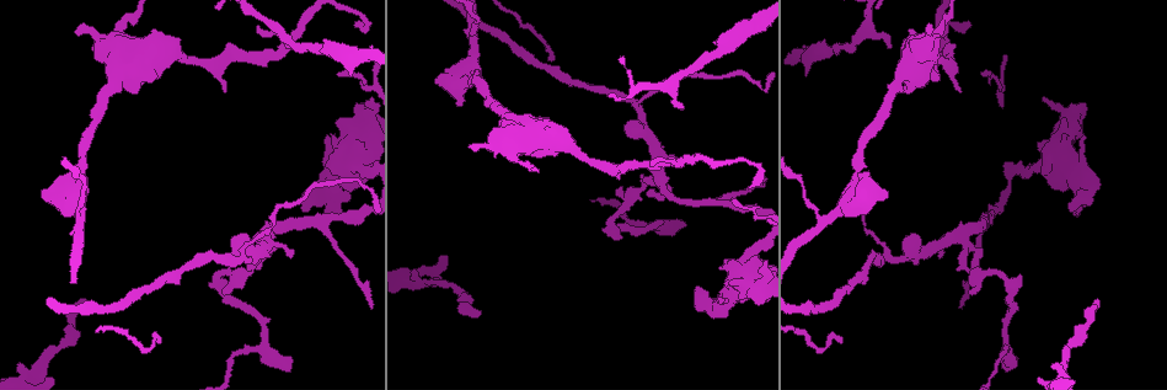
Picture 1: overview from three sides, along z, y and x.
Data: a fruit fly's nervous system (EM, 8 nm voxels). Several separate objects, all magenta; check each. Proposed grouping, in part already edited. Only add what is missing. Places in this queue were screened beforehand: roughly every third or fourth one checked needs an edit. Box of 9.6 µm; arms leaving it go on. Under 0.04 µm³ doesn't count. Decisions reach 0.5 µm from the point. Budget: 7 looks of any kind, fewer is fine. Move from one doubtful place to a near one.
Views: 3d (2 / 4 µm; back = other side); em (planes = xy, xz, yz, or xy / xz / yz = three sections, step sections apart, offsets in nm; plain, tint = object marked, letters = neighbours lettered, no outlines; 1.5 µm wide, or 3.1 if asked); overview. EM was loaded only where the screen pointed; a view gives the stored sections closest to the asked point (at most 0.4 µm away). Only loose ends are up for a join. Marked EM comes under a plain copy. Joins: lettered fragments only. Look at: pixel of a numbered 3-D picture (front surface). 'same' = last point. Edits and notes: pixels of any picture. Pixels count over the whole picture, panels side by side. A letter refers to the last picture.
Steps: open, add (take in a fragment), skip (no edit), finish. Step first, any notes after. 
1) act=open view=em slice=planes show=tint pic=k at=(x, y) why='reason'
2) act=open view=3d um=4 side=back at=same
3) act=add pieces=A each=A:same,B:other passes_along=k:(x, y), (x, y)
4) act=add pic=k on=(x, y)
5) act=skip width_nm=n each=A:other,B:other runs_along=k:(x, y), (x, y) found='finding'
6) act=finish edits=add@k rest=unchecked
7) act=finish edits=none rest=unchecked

act=open view=em slice=planes show=letters pic=1 at=(290, 371) why='free end'

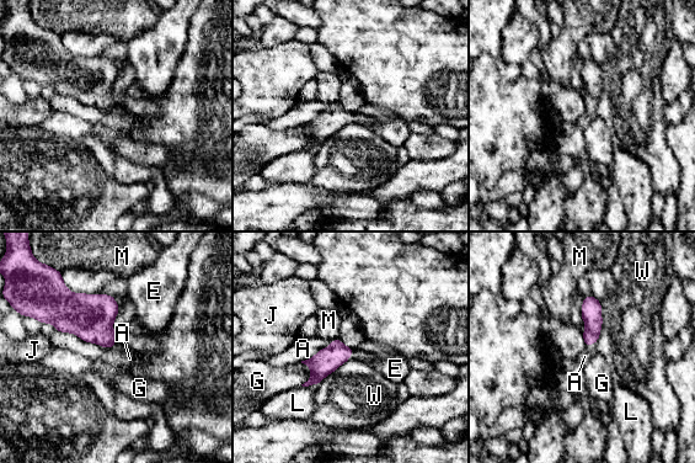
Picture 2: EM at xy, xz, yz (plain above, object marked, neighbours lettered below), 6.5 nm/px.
act=skip longest_contact=A:380nm each=A:other,E:other,G:other,J:other,L:other,M:other,W:other border=2:(55, 330), (111, 349) found='no lettered fragment goes on from it'

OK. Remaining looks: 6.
act=open view=em slice=planes show=letters pic=1 at=(938, 255) why='branch stops here'

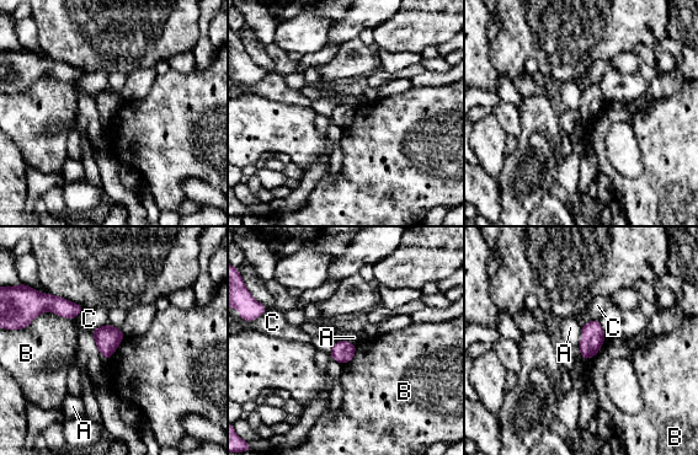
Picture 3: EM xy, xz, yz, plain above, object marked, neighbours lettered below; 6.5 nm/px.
act=skip width_nm=140 each=A:other,B:other,C:other found='none of them fits'

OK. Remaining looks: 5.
act=open view=3d um=4 pic=1 at=(961, 93) why='branch stops here'

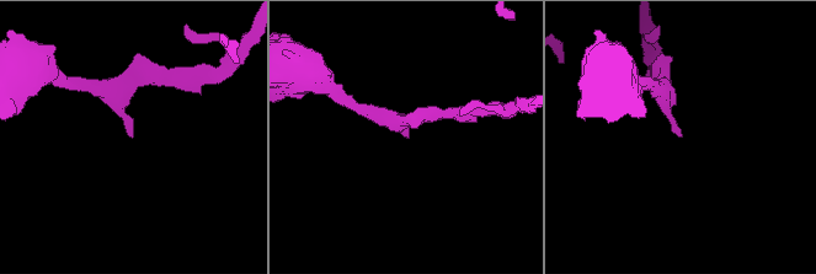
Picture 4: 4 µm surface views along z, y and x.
act=open view=em slice=planes show=tint pic=4 at=(130, 137)

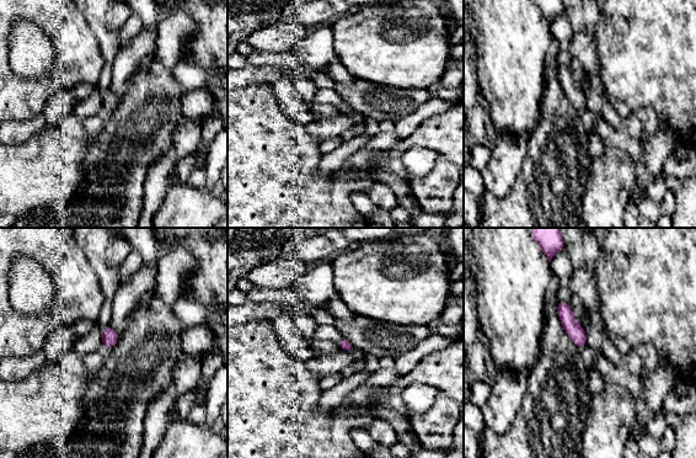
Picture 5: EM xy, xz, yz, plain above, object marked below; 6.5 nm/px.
act=open view=em slice=planes show=letters at=same

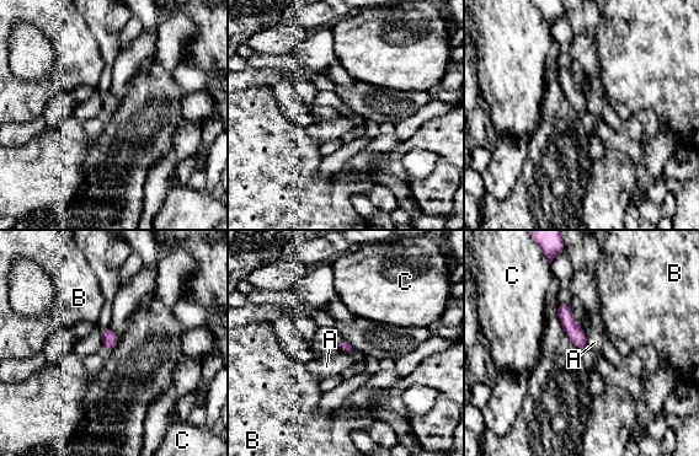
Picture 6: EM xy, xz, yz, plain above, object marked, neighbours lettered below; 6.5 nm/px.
act=skip longest_contact=A:70nm each=A:other,B:other,C:other border=6:(342, 350), (351, 354) found='none of them fits'

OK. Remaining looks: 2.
act=finish edits=none rest=unchecked

